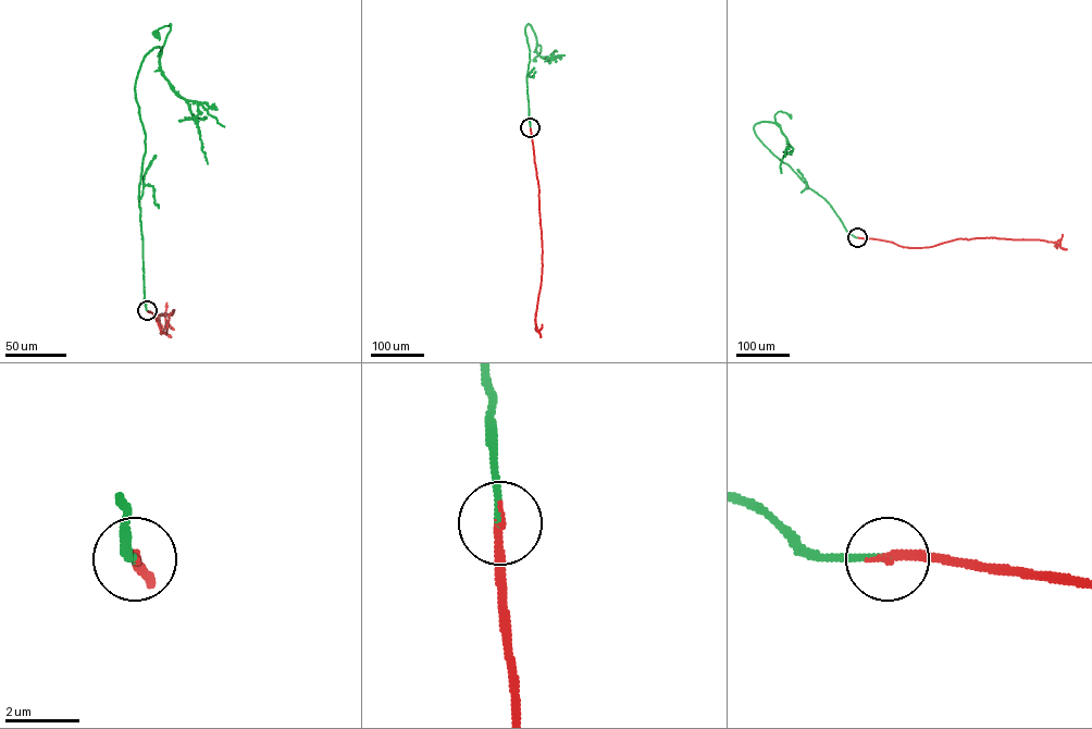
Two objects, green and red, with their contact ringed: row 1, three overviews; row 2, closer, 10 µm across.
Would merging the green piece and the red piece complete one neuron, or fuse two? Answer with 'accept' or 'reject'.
accept

